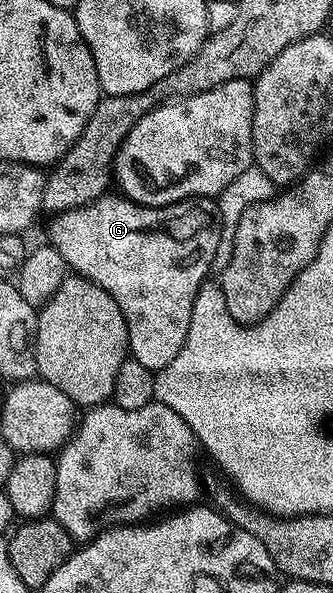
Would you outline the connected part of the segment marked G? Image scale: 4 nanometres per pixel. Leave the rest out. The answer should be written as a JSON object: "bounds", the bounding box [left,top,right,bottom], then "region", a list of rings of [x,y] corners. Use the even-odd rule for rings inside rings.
{"bounds":[50,193,221,371],"region":[[[108,193],[101,199],[90,203],[88,207],[78,207],[72,211],[61,211],[54,216],[51,223],[50,246],[55,247],[65,257],[68,268],[76,275],[83,275],[86,279],[92,279],[121,309],[121,313],[127,318],[127,346],[129,348],[130,358],[141,361],[145,369],[150,371],[160,371],[181,353],[181,345],[185,345],[185,333],[189,333],[189,316],[193,314],[193,301],[197,301],[197,289],[201,289],[203,283],[208,282],[211,266],[215,263],[215,254],[219,251],[219,231],[221,224],[219,222],[219,205],[214,198],[210,199],[183,199],[180,203],[170,203],[164,207],[140,207],[137,203],[132,203],[127,199],[119,201],[113,193]]]}

